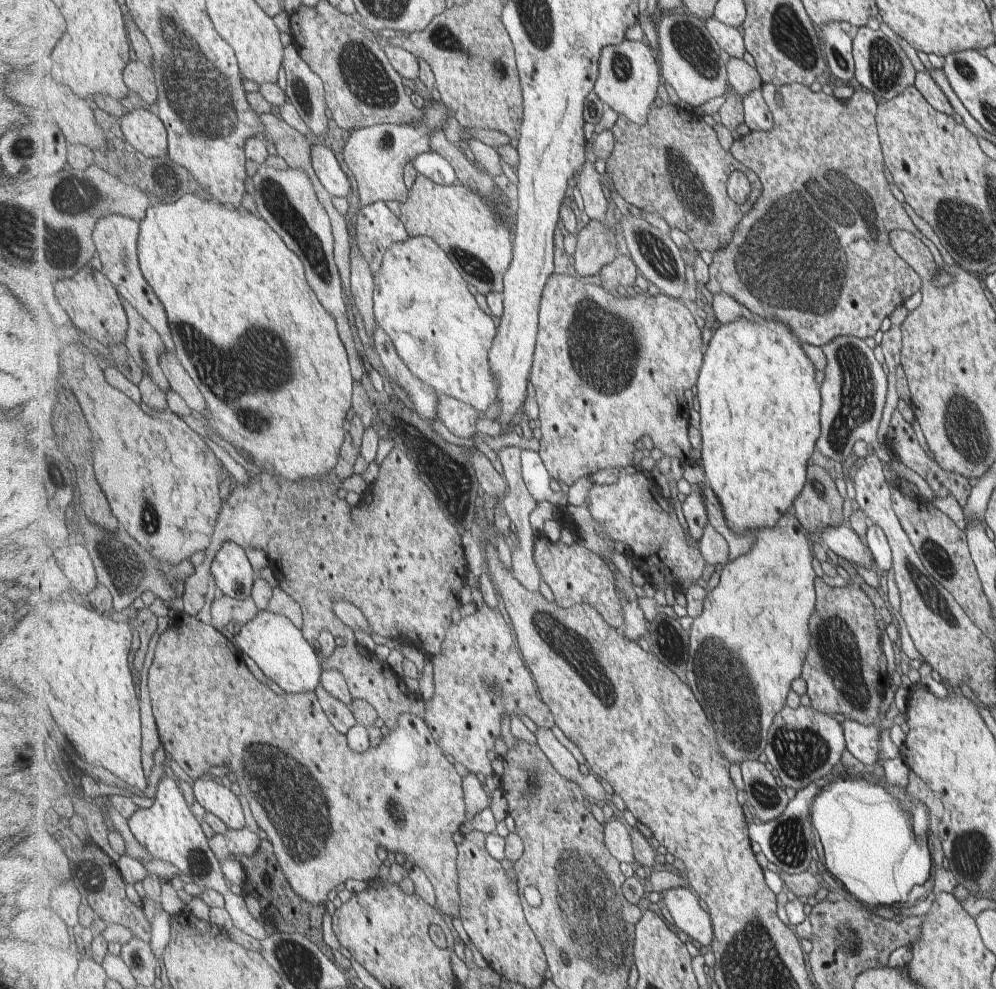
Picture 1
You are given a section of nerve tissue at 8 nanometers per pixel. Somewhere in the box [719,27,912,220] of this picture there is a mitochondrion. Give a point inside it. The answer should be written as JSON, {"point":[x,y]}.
{"point":[886,66]}

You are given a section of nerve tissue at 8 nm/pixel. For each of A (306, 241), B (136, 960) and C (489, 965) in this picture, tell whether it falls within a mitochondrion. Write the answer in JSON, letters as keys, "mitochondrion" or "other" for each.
{"A":"mitochondrion","B":"other","C":"other"}

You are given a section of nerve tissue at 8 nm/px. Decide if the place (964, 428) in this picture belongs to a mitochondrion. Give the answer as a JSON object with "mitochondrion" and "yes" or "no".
{"mitochondrion":"yes"}

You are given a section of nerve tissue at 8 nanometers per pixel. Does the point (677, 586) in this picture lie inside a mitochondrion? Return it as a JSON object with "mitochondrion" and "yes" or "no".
{"mitochondrion":"no"}

